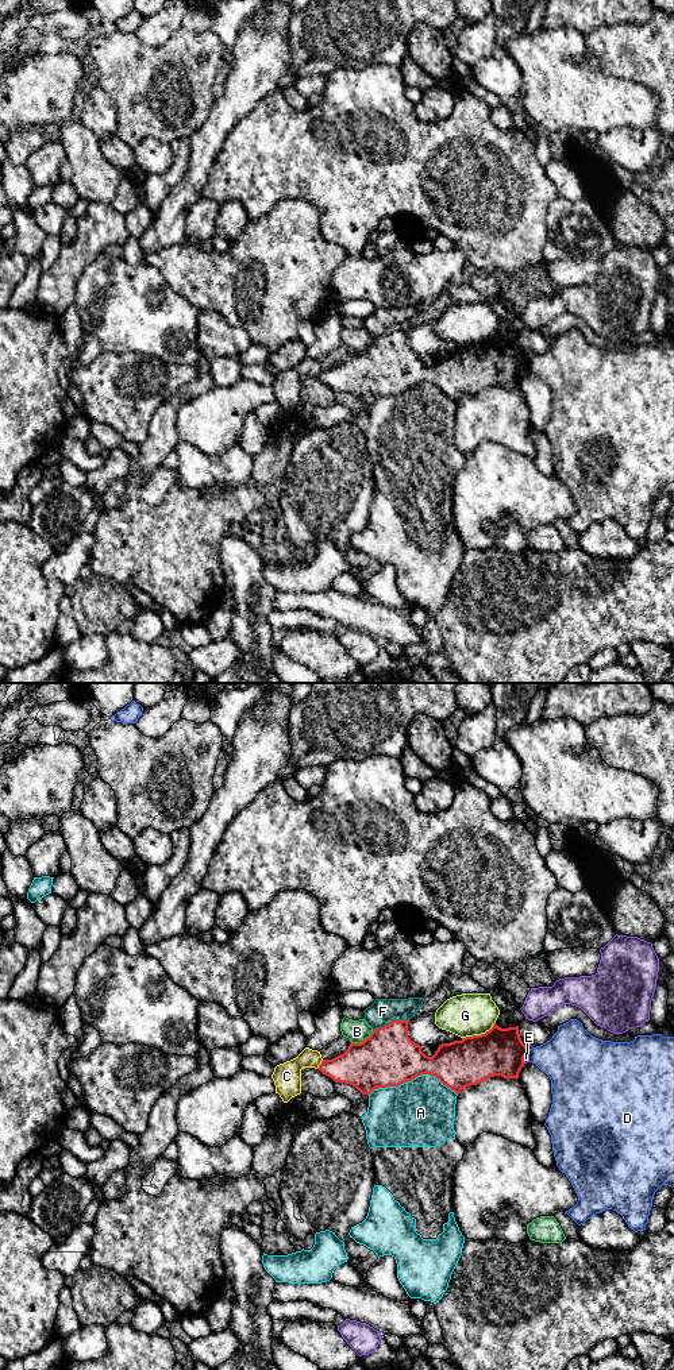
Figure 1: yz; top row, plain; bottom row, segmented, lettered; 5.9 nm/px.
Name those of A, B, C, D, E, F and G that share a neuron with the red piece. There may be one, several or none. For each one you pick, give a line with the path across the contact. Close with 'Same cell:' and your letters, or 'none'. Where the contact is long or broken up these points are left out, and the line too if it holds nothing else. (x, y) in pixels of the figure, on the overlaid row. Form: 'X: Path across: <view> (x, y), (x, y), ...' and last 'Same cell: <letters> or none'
Same cell: none

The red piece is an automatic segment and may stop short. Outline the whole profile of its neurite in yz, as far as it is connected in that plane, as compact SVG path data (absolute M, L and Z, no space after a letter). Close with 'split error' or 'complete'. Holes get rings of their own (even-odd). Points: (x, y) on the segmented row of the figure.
M409 1019L393 1020L373 1030L370 1037L361 1043L350 1043L343 1054L332 1060L323 1060L317 1069L335 1083L350 1084L367 1096L374 1089L398 1087L421 1074L436 1077L459 1095L463 1088L477 1085L494 1076L519 1078L525 1064L524 1057L529 1051L520 1038L519 1026L501 1029L494 1023L485 1034L439 1045L435 1054L428 1057L421 1051L421 1046L408 1037L408 1023Z | complete

